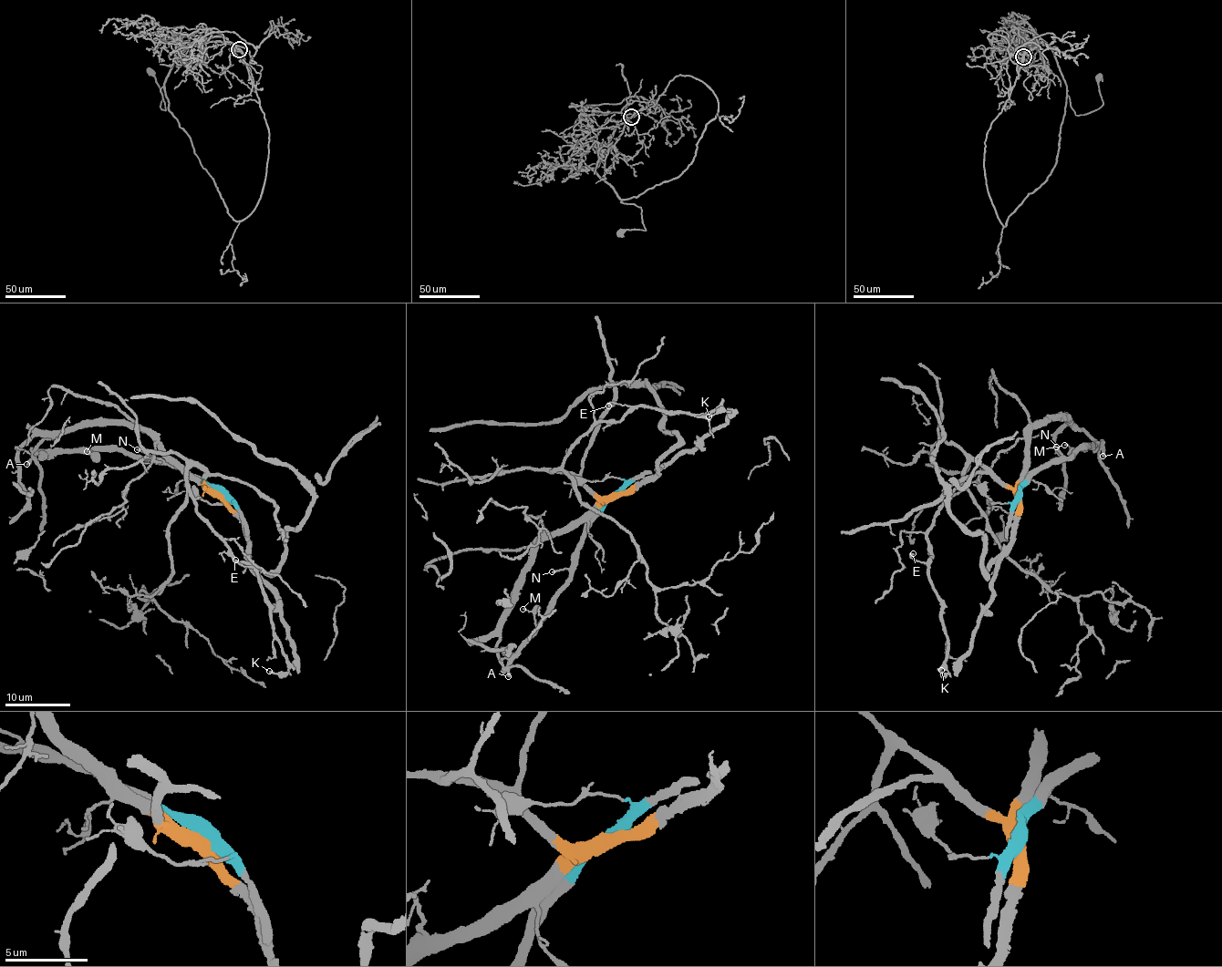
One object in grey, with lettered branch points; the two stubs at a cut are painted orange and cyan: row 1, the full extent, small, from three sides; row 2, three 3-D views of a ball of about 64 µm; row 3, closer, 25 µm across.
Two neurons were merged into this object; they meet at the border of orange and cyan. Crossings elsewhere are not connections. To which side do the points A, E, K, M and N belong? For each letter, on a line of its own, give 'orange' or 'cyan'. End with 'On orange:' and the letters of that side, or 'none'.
A: cyan
E: orange
K: orange
M: cyan
N: cyan
On orange: E, K

